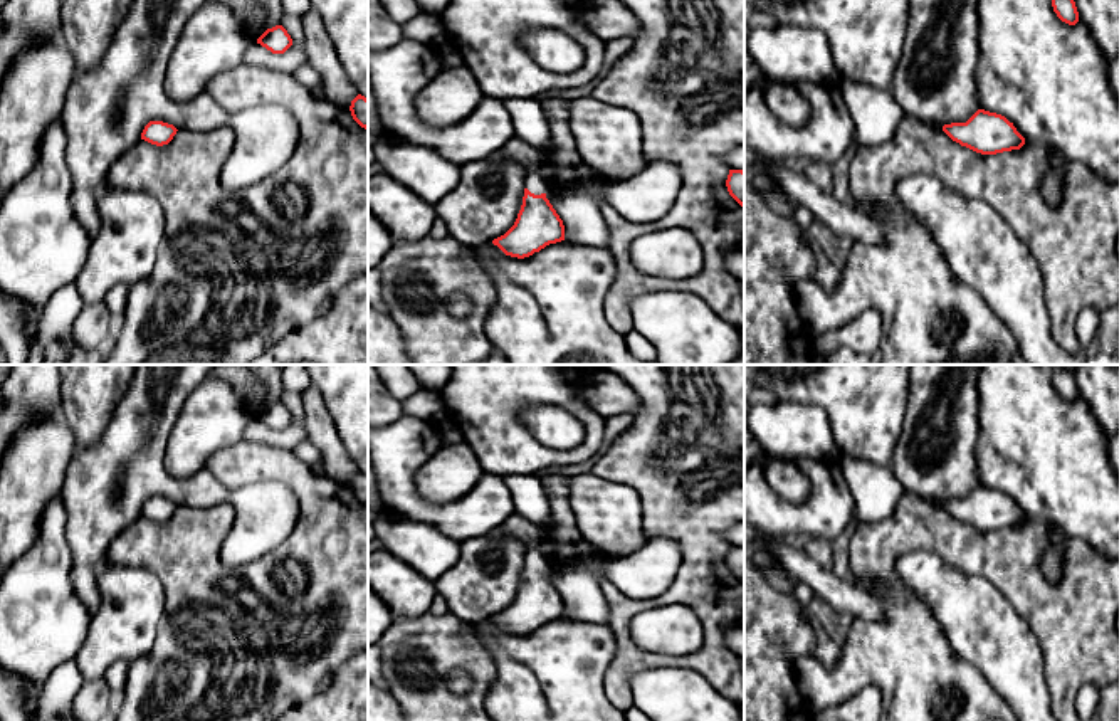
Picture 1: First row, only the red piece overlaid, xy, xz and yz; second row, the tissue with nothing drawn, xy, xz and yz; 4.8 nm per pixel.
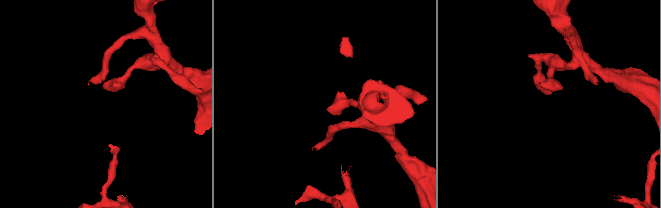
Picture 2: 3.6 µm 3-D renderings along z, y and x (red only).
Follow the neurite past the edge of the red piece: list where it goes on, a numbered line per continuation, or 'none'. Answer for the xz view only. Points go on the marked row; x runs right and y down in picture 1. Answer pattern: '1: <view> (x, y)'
1: xz (535, 184)

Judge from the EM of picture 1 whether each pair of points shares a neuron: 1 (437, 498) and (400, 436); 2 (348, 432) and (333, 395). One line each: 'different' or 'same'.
1: same
2: same

